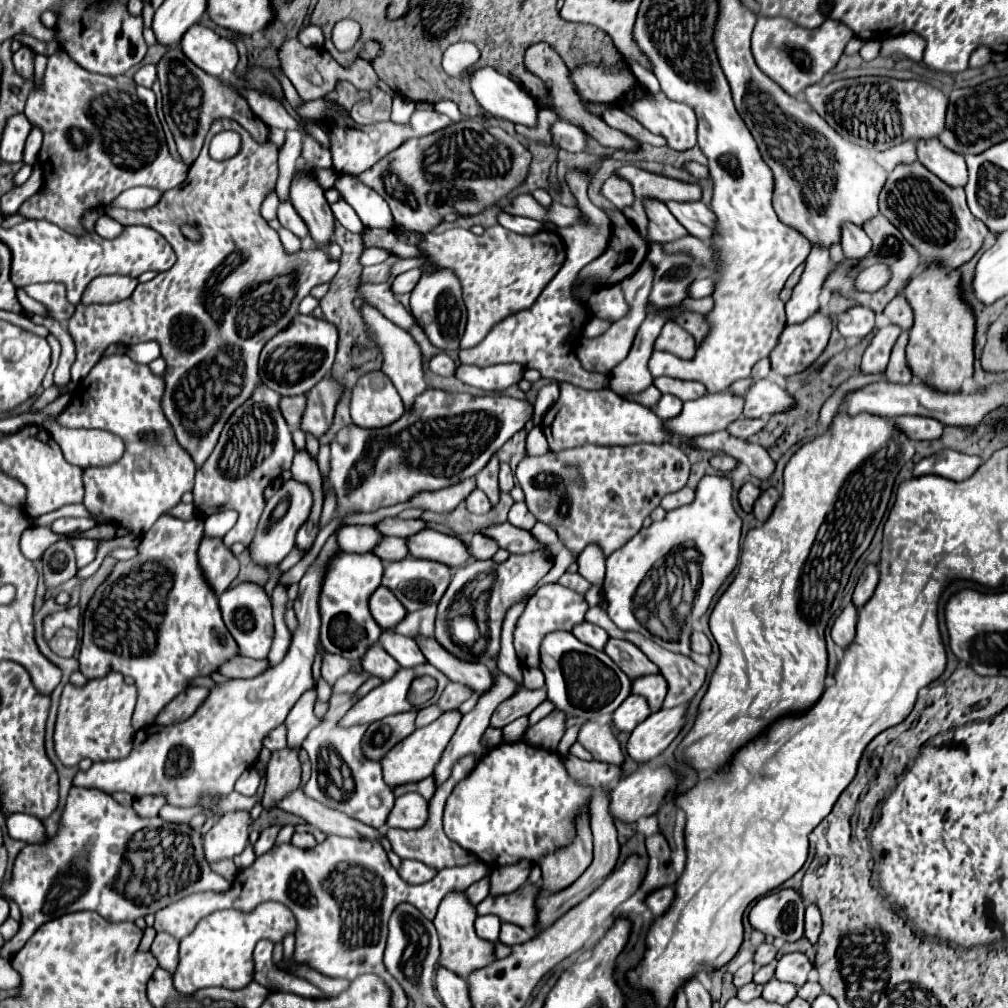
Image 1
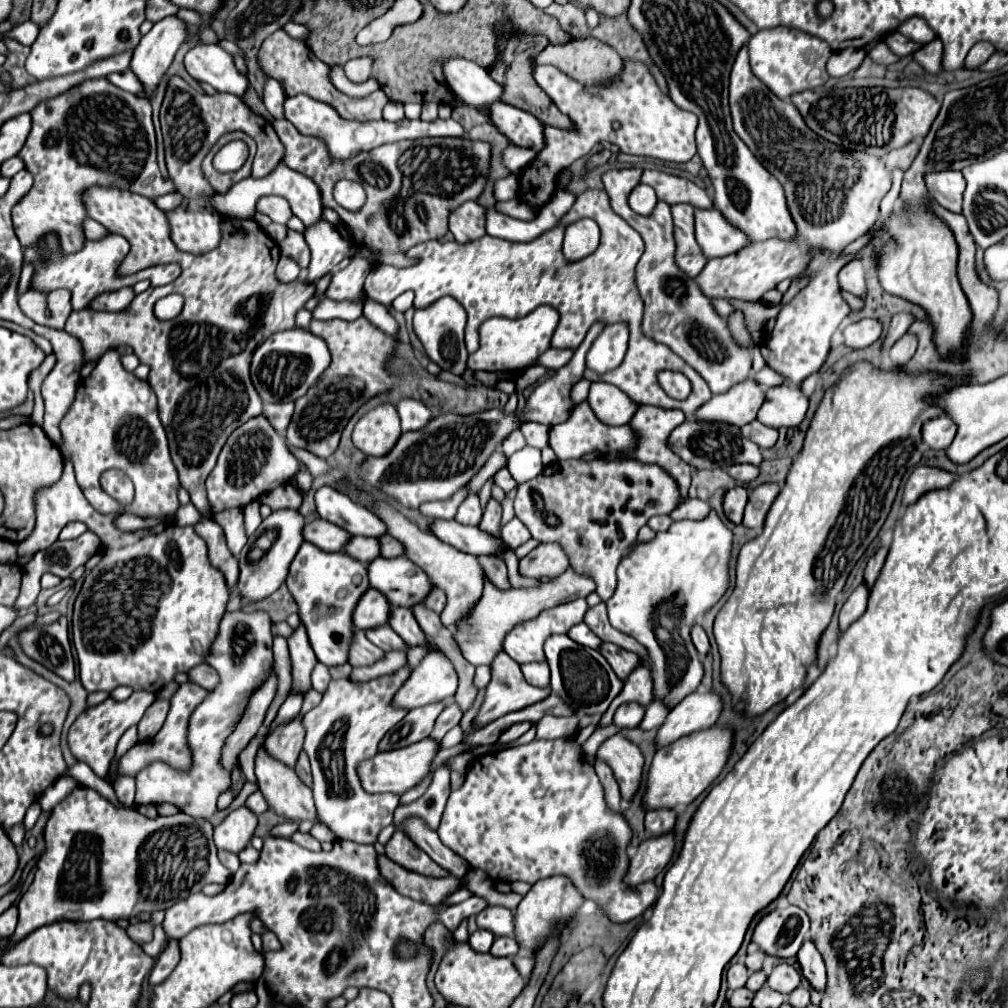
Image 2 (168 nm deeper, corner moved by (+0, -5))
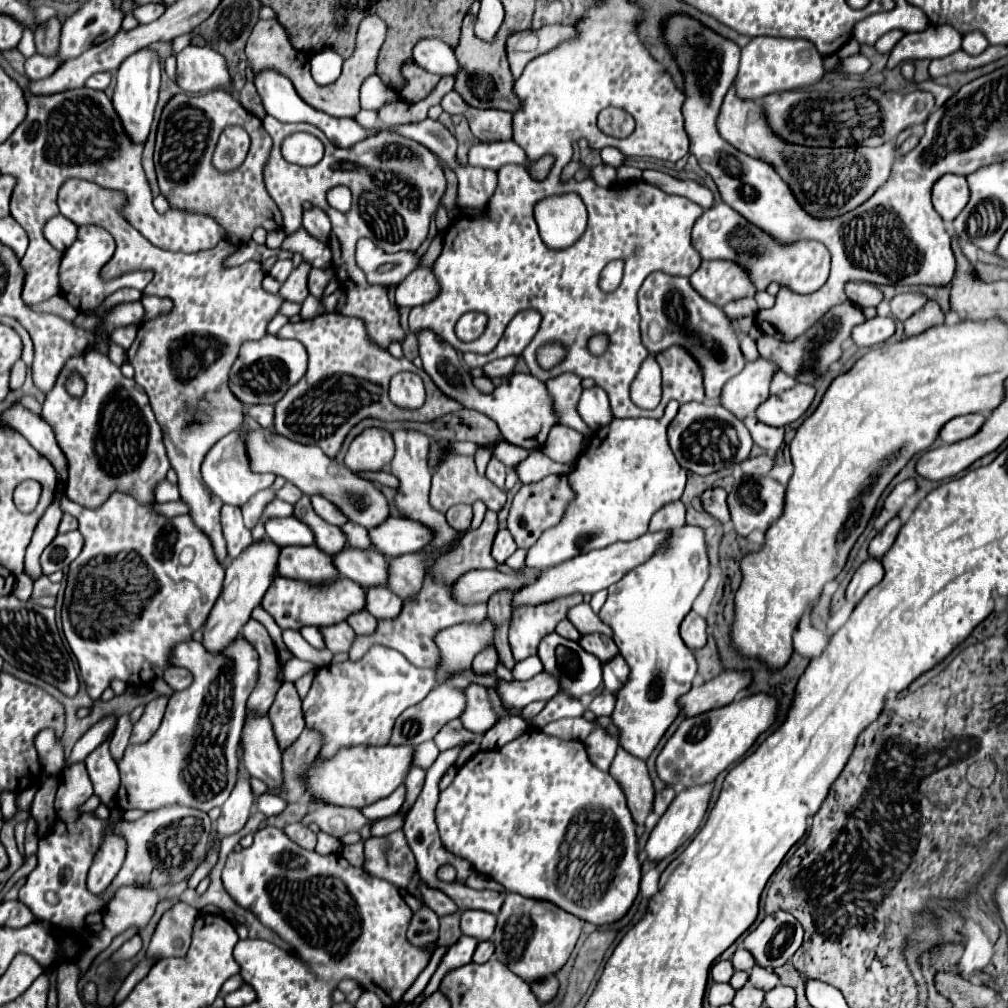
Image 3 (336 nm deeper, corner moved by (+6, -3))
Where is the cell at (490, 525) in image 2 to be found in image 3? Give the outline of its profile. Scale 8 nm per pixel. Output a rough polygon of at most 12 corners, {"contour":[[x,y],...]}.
{"contour":[[487,511],[453,551],[429,569],[431,579],[453,583],[469,569],[497,569],[491,555],[497,513]]}

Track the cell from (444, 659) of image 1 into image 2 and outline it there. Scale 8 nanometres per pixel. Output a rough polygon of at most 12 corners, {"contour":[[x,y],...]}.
{"contour":[[393,607],[389,627],[411,647],[425,645],[411,609]]}

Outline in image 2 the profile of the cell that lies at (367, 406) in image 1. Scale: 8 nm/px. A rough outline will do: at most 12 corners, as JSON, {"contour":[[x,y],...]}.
{"contour":[[393,405],[363,415],[353,445],[383,457],[401,437]]}

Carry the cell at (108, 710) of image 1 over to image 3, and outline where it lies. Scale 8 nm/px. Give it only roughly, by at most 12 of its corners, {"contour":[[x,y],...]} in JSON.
{"contour":[[111,735],[85,759],[93,789],[105,805],[115,799],[119,769]]}

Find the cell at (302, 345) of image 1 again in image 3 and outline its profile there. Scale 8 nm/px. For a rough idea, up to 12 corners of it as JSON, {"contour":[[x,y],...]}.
{"contour":[[265,335],[243,343],[231,391],[275,405],[307,371],[307,349]]}

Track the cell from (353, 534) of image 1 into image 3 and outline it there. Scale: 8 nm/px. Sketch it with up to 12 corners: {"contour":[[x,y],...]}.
{"contour":[[297,517],[267,521],[269,539],[285,545],[315,545],[313,531]]}

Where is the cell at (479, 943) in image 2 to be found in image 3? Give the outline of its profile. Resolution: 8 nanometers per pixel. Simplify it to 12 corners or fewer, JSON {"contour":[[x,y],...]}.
{"contour":[[463,935],[433,973],[423,993],[437,991],[443,975],[471,963],[477,939]]}

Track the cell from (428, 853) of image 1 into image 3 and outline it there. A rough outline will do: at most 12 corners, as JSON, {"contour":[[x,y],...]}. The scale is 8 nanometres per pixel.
{"contour":[[401,831],[365,841],[365,871],[407,889],[417,861]]}

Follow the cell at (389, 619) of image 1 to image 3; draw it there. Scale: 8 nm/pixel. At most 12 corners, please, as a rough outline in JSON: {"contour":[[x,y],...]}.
{"contour":[[275,577],[261,607],[281,629],[335,625],[365,609],[365,589]]}

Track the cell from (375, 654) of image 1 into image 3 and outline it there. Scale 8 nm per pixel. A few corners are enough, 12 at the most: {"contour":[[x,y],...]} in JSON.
{"contour":[[347,621],[321,627],[327,649],[349,653],[355,631]]}

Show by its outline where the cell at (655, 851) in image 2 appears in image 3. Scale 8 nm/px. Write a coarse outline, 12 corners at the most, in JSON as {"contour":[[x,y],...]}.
{"contour":[[713,783],[673,799],[651,831],[649,861],[671,857],[695,835]]}

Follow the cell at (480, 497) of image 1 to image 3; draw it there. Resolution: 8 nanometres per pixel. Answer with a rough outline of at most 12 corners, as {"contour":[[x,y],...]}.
{"contour":[[453,505],[445,515],[453,529],[469,529],[471,505]]}

